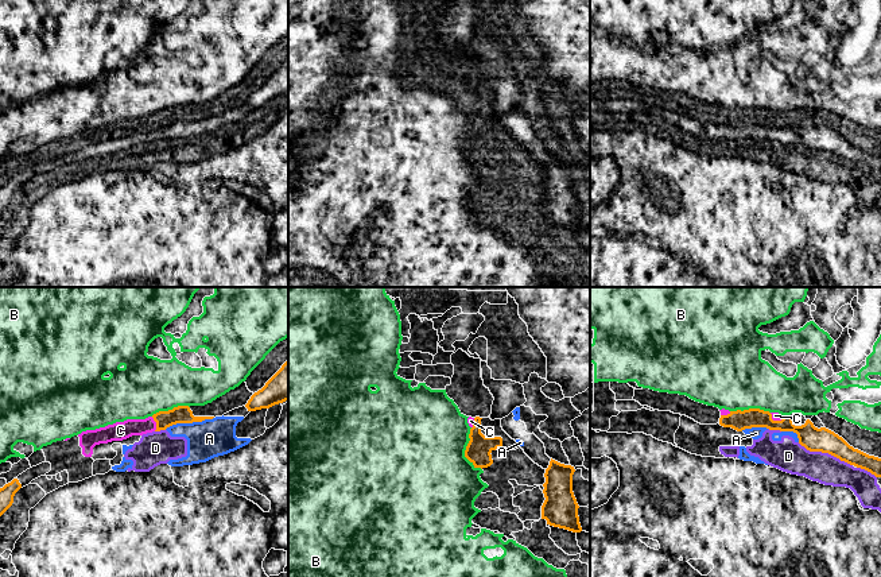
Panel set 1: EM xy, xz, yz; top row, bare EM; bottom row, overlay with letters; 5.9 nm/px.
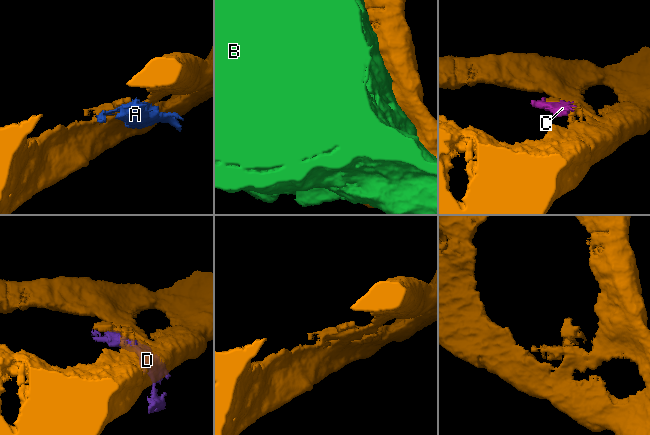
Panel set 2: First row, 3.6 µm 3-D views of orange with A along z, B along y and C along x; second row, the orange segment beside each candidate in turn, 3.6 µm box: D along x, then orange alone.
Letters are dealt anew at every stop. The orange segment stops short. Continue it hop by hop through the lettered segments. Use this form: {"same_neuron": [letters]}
{"same_neuron": []}

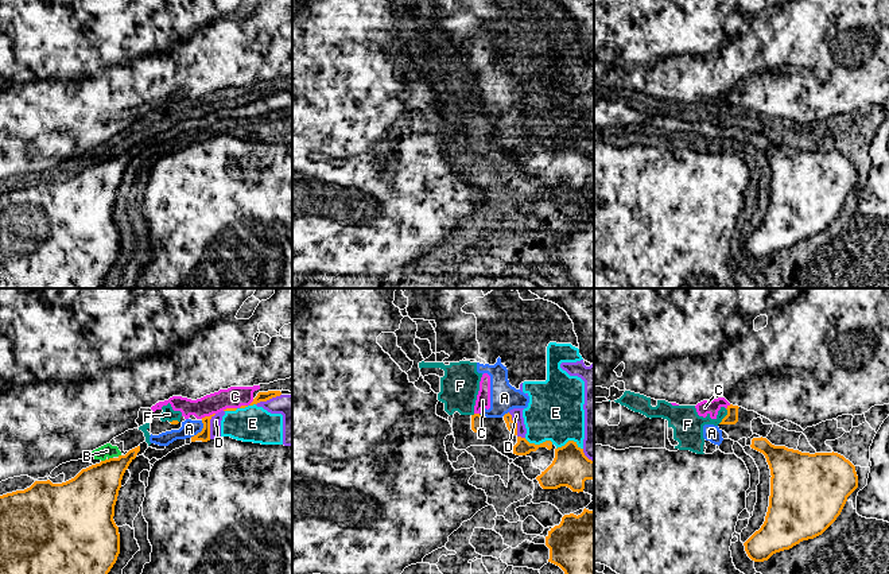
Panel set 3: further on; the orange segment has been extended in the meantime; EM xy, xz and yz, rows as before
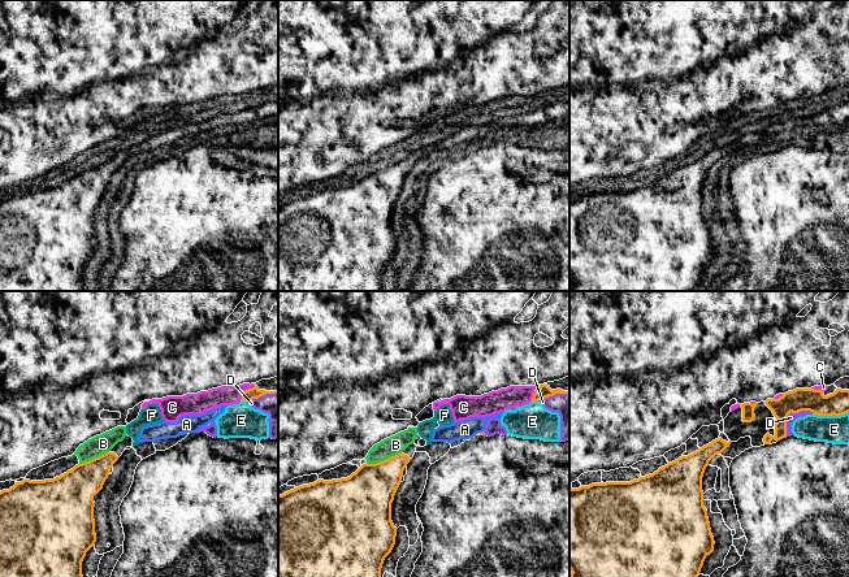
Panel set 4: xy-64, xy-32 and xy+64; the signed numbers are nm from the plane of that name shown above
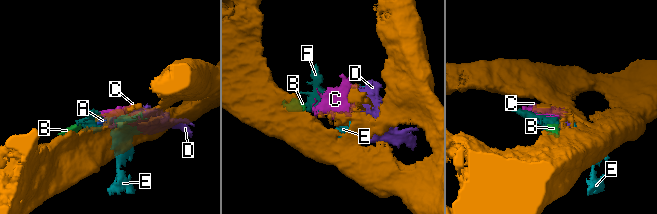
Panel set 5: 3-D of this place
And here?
{"same_neuron": []}

